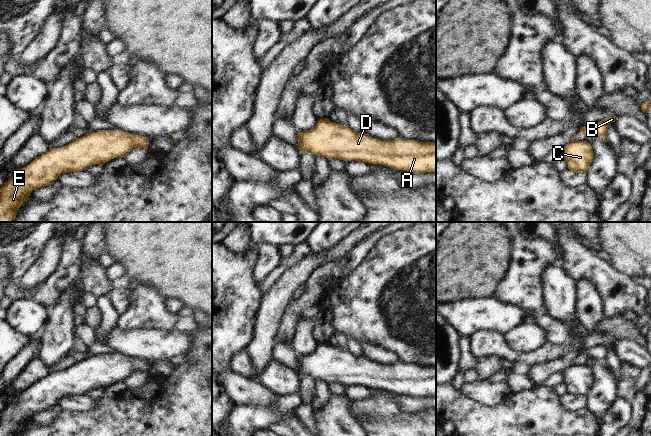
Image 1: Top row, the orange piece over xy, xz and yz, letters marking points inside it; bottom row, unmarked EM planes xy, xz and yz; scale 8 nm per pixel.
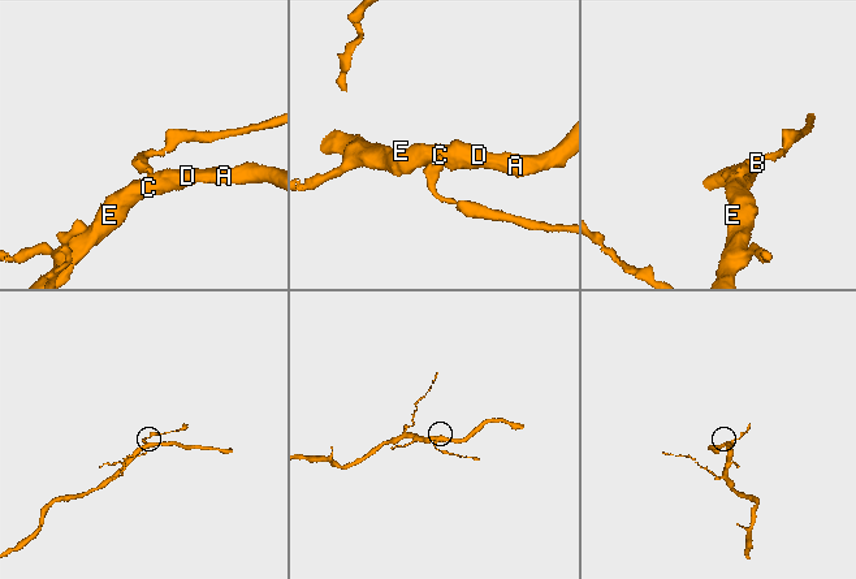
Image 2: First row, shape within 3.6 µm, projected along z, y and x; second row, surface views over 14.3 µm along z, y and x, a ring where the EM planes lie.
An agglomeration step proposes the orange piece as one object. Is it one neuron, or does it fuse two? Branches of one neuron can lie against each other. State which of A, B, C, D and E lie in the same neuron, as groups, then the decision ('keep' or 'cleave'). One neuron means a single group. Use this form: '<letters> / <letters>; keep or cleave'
A C D E / B; cleave

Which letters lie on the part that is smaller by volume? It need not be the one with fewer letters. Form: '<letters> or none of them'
B

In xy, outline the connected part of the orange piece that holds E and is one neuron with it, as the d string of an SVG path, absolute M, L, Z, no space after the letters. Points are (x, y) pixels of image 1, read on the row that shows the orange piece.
M123 130L89 132L71 143L50 148L0 188L0 222L13 222L19 208L31 192L48 186L65 172L81 172L90 165L103 165L111 159L124 158L133 148L148 149L149 138Z

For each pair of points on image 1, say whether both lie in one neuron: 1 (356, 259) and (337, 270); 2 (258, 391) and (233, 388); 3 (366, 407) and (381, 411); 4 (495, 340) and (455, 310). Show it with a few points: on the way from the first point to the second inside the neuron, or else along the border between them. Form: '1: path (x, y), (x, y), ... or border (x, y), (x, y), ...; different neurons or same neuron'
1: path (351, 260), (342, 268); same neuron
2: path (252, 391), (239, 391); same neuron
3: path (370, 407), (377, 407); same neuron
4: border (504, 334), (498, 331), (479, 330), (470, 337); different neurons

